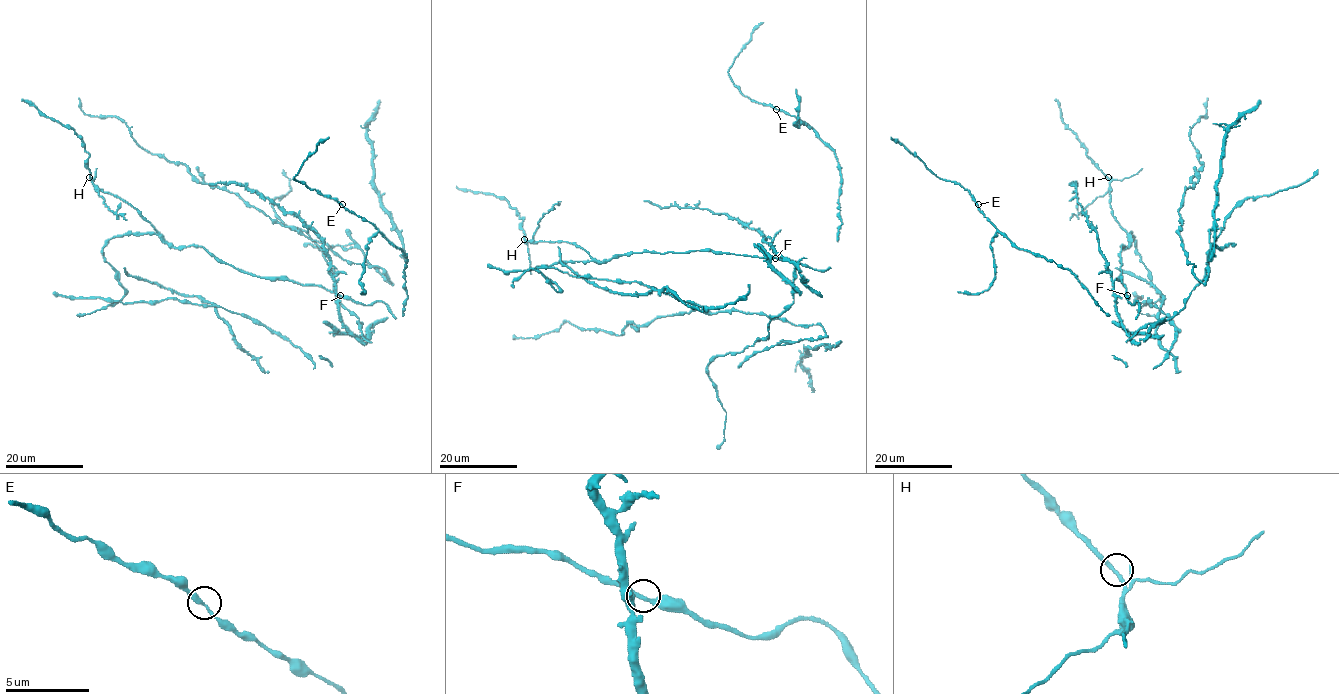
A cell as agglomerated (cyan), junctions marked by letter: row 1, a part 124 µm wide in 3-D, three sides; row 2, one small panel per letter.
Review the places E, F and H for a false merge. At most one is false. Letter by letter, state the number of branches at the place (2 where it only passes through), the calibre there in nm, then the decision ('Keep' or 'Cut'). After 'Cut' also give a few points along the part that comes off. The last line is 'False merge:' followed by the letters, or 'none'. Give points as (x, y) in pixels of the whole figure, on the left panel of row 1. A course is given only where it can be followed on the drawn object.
E: Branches: 2. Thickness 260 nm. Keep
F: Branches: 2. Thickness 240 nm. Keep
H: Branches: 2. Thickness 260 nm. Keep
False merge: none

